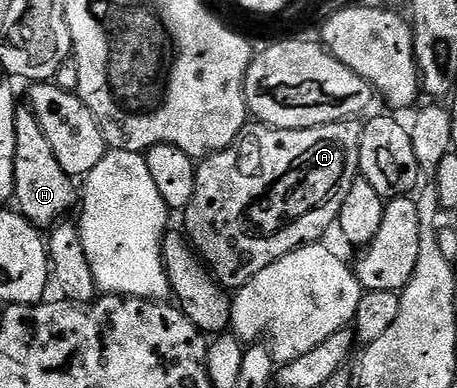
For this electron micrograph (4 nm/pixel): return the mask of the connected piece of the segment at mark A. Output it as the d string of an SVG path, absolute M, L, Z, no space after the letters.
M358 119L337 121L311 129L271 129L266 123L250 123L234 140L233 145L197 162L196 191L192 191L192 203L188 203L188 207L184 210L184 217L186 217L184 233L218 285L227 291L243 289L254 276L260 271L264 271L264 267L276 263L276 259L297 249L303 249L305 245L312 245L323 240L322 236L329 231L330 225L332 229L332 226L337 222L340 207L344 207L344 198L348 196L348 191L352 191L352 183L359 180L358 164L360 163L362 126L363 122Z

